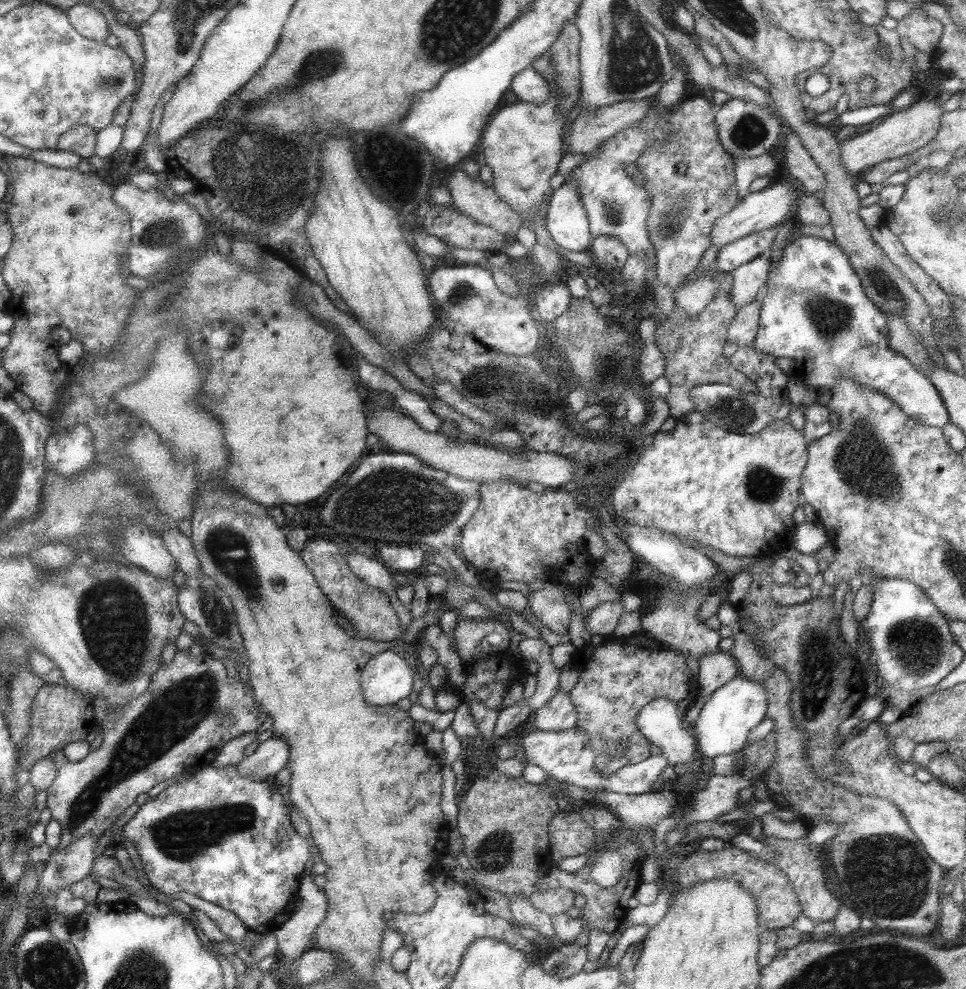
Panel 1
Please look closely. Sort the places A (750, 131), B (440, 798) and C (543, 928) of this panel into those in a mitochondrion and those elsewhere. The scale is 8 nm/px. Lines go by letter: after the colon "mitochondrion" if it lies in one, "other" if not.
A: mitochondrion
B: other
C: other

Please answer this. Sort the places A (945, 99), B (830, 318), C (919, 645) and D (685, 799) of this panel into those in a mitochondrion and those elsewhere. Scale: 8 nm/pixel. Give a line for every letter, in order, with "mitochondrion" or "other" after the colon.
A: other
B: mitochondrion
C: mitochondrion
D: other

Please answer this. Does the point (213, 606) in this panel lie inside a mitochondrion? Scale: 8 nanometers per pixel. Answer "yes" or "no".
yes

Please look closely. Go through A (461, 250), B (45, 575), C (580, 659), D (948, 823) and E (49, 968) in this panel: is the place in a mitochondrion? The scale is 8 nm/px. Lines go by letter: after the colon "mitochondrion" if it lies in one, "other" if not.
A: other
B: other
C: other
D: other
E: mitochondrion

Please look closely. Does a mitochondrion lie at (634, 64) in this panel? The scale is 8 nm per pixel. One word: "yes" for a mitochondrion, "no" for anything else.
yes

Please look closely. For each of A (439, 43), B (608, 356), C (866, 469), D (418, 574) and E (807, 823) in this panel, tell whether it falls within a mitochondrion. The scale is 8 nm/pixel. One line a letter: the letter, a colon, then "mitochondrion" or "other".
A: mitochondrion
B: mitochondrion
C: mitochondrion
D: other
E: other

